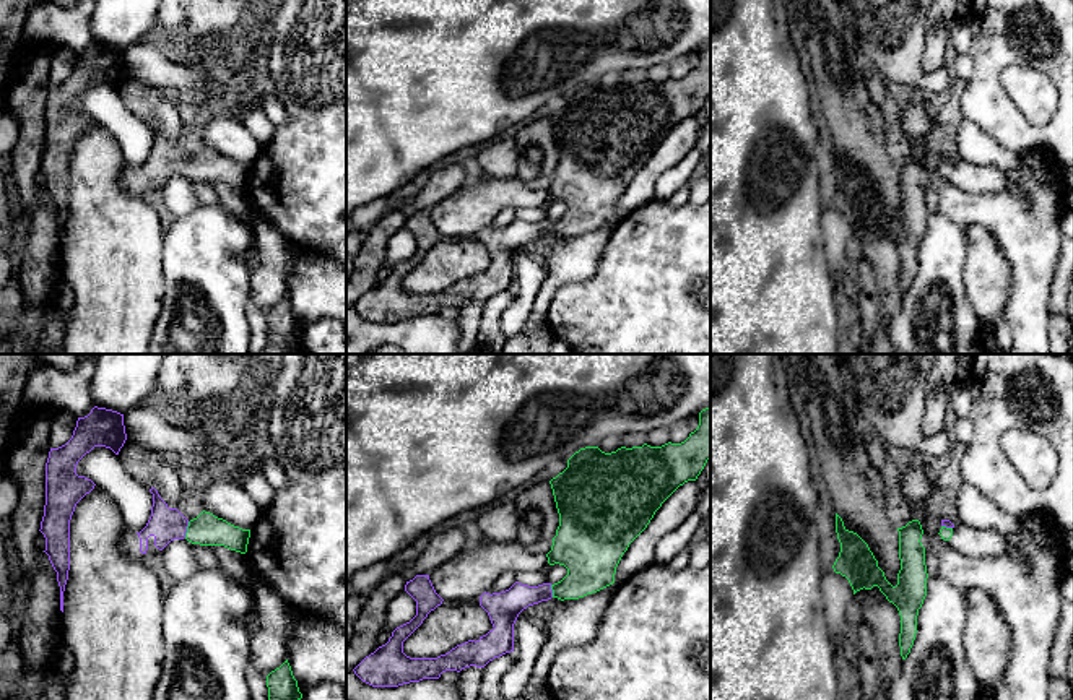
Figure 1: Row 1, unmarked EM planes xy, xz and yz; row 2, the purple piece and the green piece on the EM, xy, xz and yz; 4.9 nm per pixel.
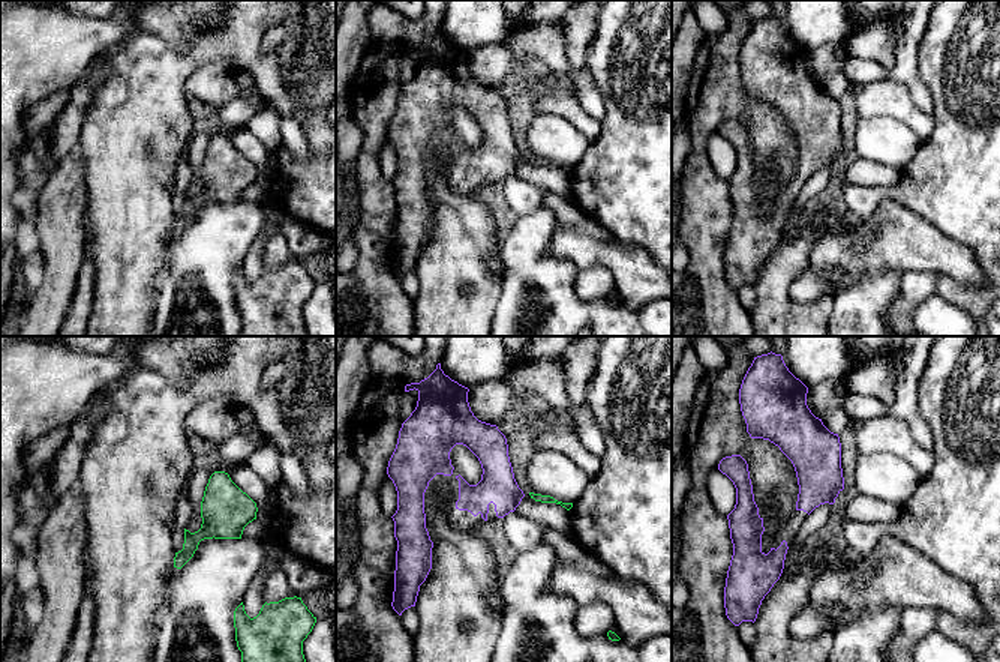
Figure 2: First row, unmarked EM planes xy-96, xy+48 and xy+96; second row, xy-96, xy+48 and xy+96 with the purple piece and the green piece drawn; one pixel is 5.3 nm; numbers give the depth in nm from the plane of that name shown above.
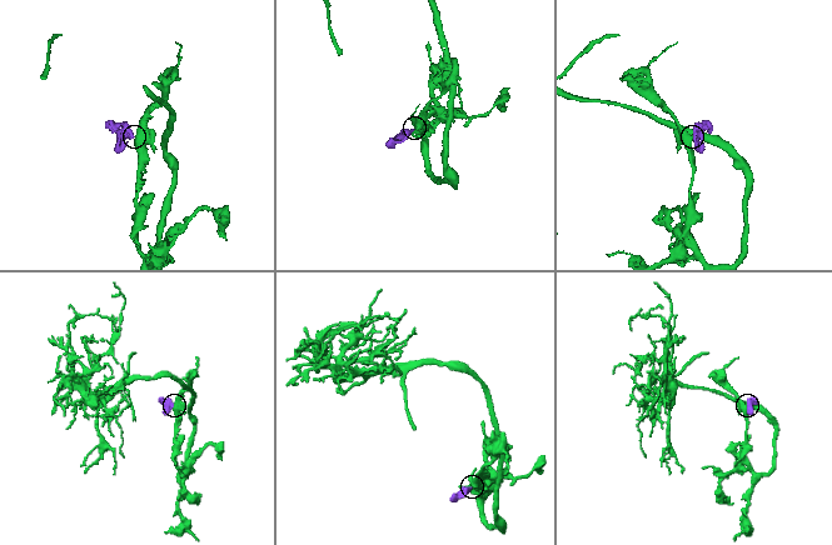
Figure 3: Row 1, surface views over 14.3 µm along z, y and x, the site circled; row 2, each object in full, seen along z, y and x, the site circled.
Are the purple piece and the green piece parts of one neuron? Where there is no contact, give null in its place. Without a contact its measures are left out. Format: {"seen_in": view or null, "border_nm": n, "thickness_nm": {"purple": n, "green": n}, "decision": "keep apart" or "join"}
{"seen_in": "xy", "border_nm": 80, "thickness_nm": {"purple": 160, "green": 160}, "decision": "join"}

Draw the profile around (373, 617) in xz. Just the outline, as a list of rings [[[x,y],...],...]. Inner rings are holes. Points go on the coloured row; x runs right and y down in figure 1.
[[[397,573],[367,593],[361,614],[353,620],[354,632],[346,646],[346,671],[353,671],[366,656],[379,648],[377,637],[385,627],[389,603],[405,591],[405,585],[406,581]]]

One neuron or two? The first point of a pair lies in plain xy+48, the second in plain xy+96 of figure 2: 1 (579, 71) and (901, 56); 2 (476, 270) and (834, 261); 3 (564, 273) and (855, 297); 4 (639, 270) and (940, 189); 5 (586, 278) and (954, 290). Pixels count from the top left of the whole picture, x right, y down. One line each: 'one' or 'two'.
1: one
2: two
3: one
4: two
5: two

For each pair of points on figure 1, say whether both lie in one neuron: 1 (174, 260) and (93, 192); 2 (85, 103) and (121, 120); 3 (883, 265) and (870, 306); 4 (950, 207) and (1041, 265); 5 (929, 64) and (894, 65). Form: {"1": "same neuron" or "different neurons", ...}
{"1": "different neurons", "2": "same neuron", "3": "different neurons", "4": "same neuron", "5": "different neurons"}

